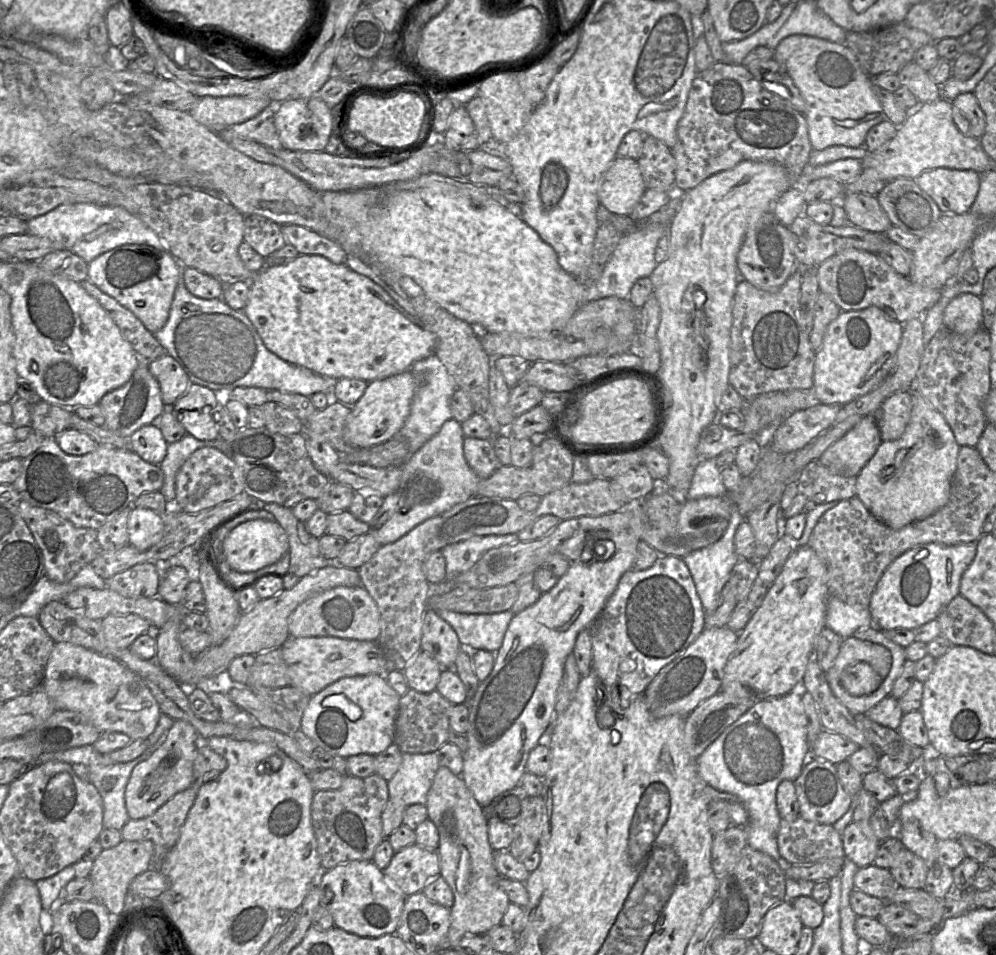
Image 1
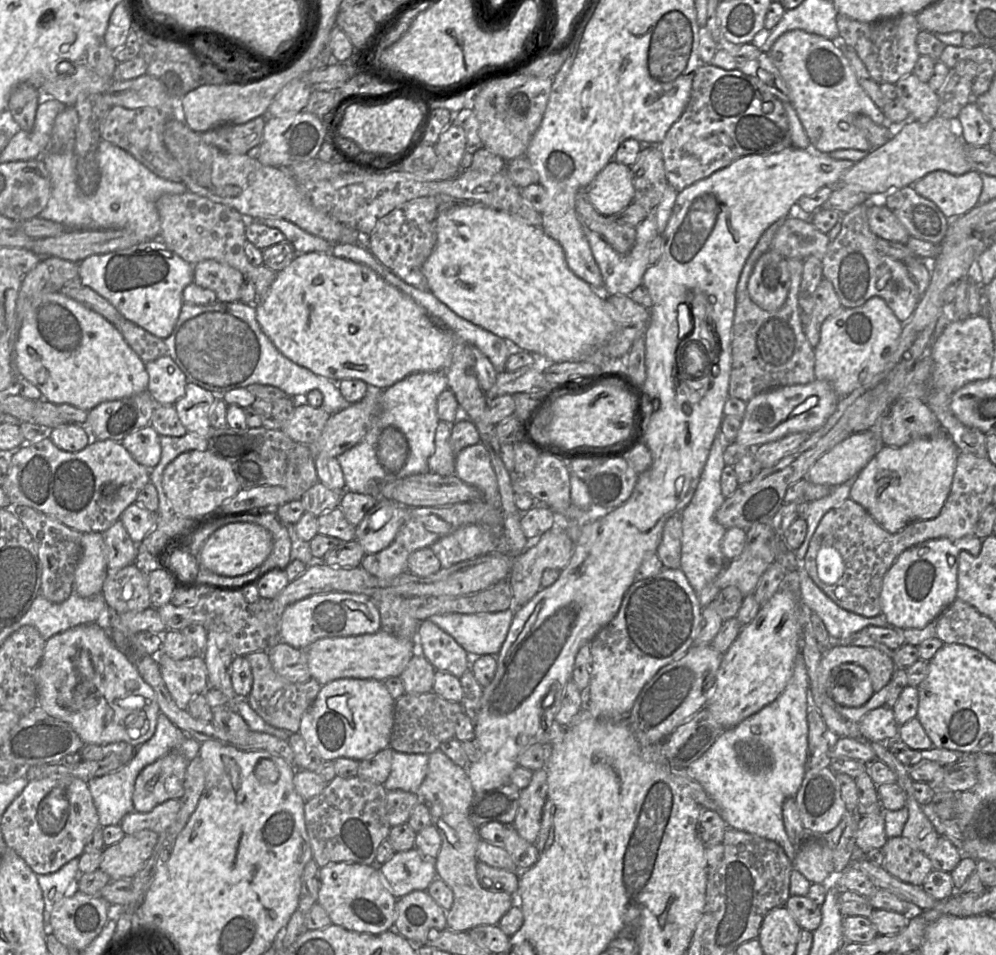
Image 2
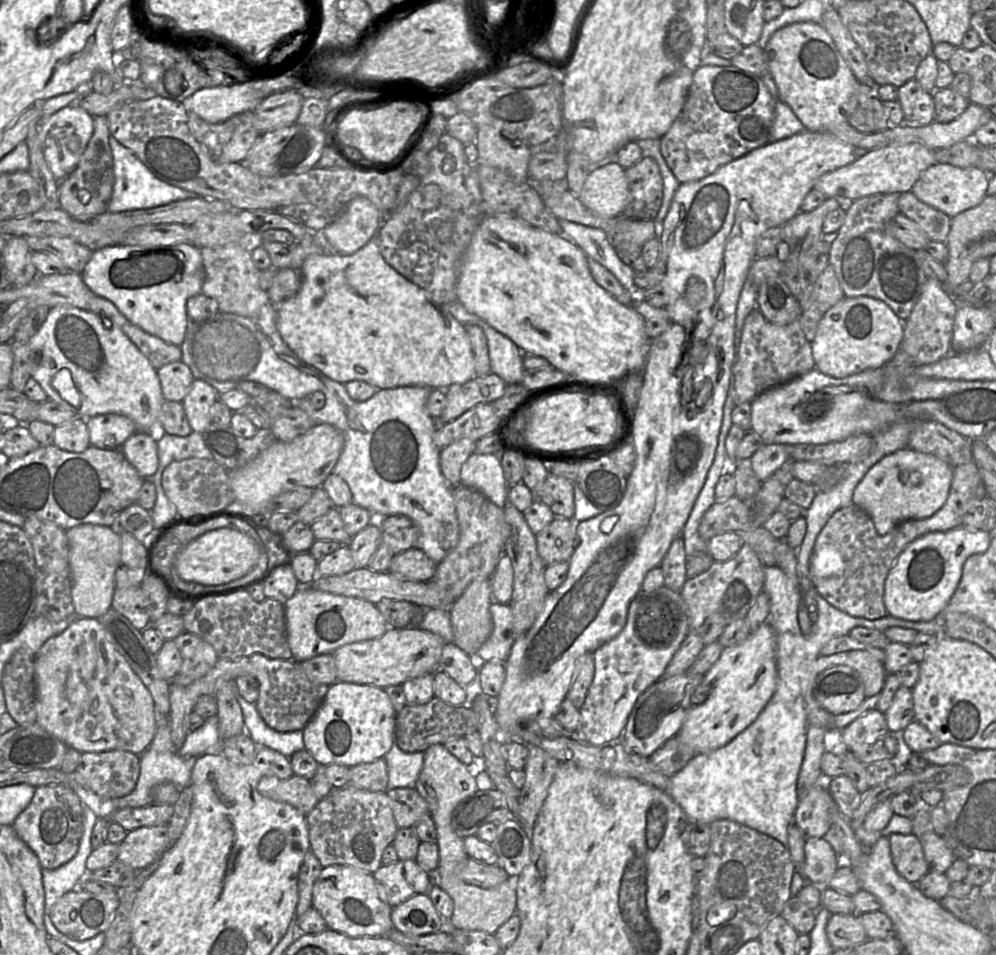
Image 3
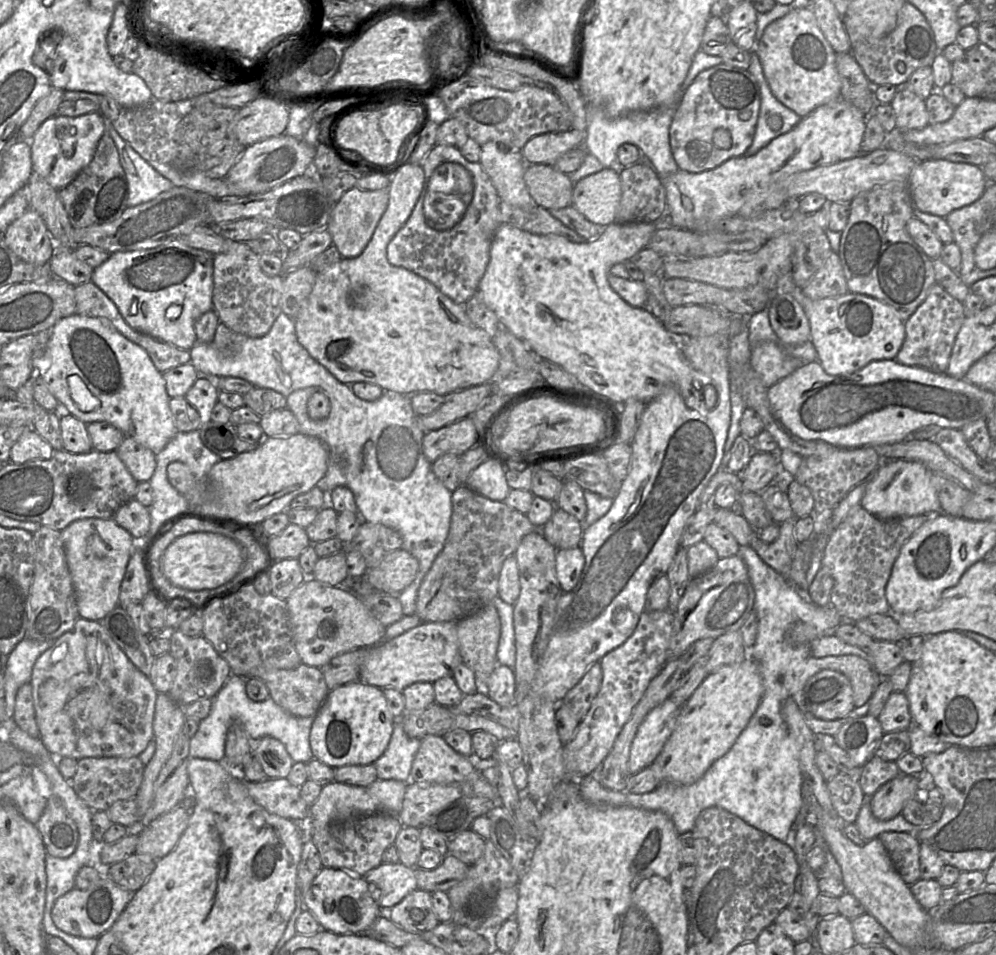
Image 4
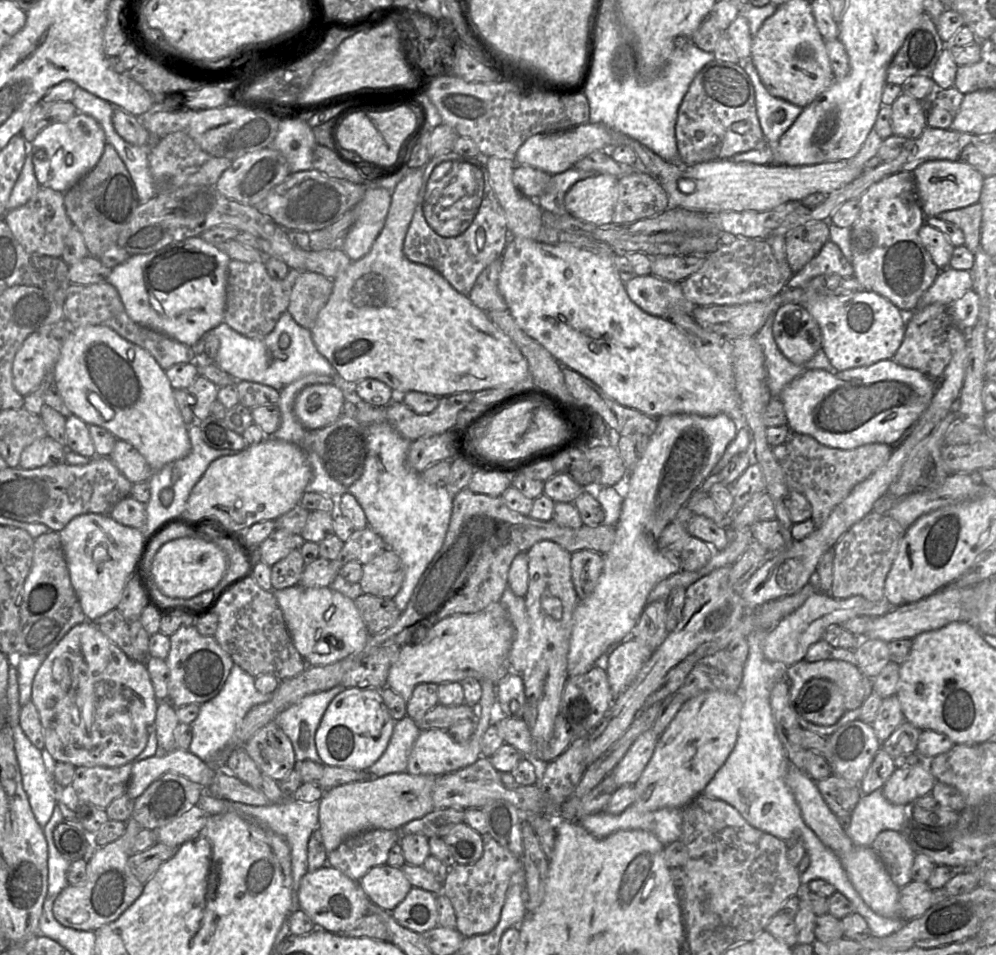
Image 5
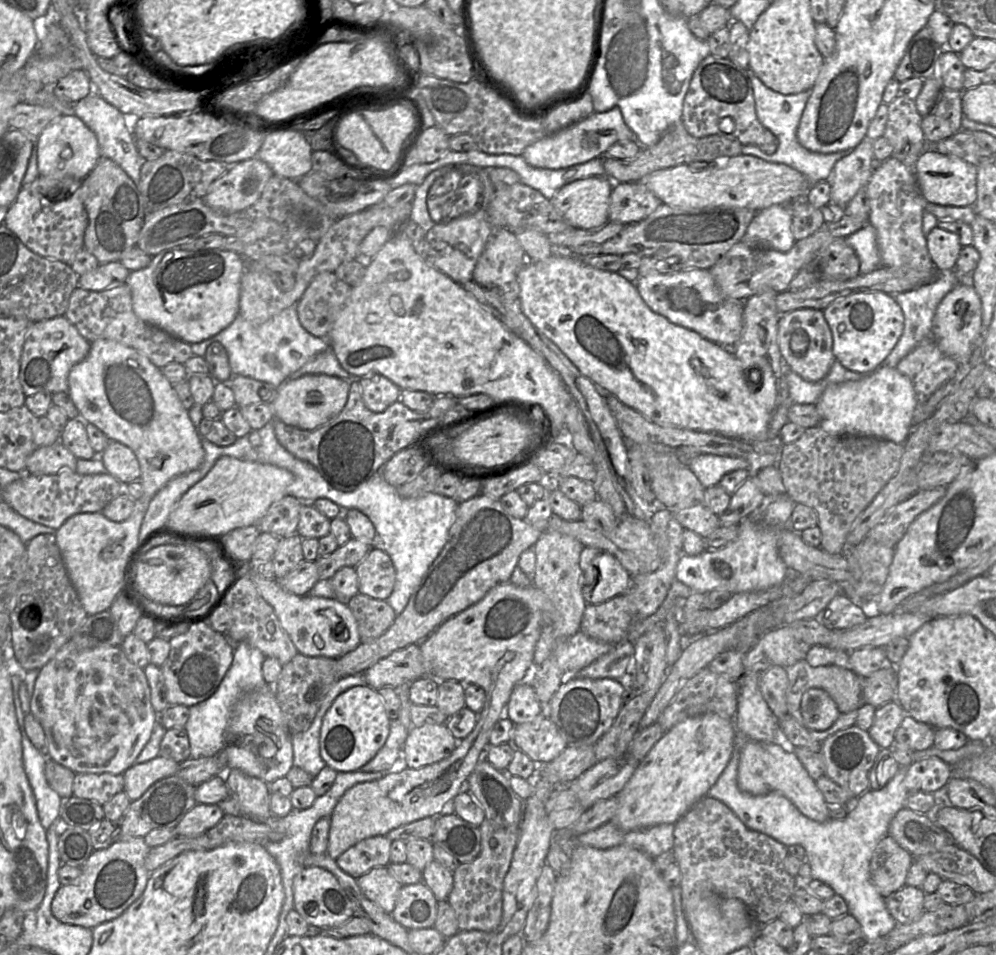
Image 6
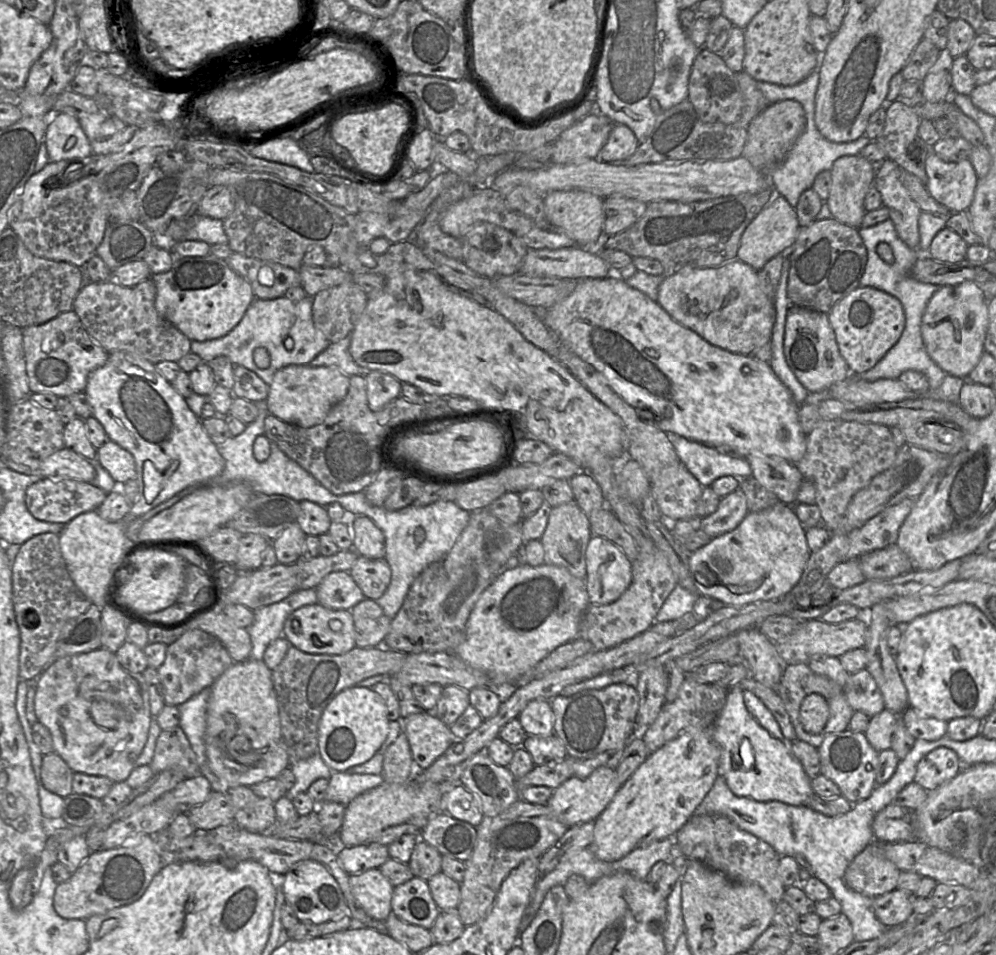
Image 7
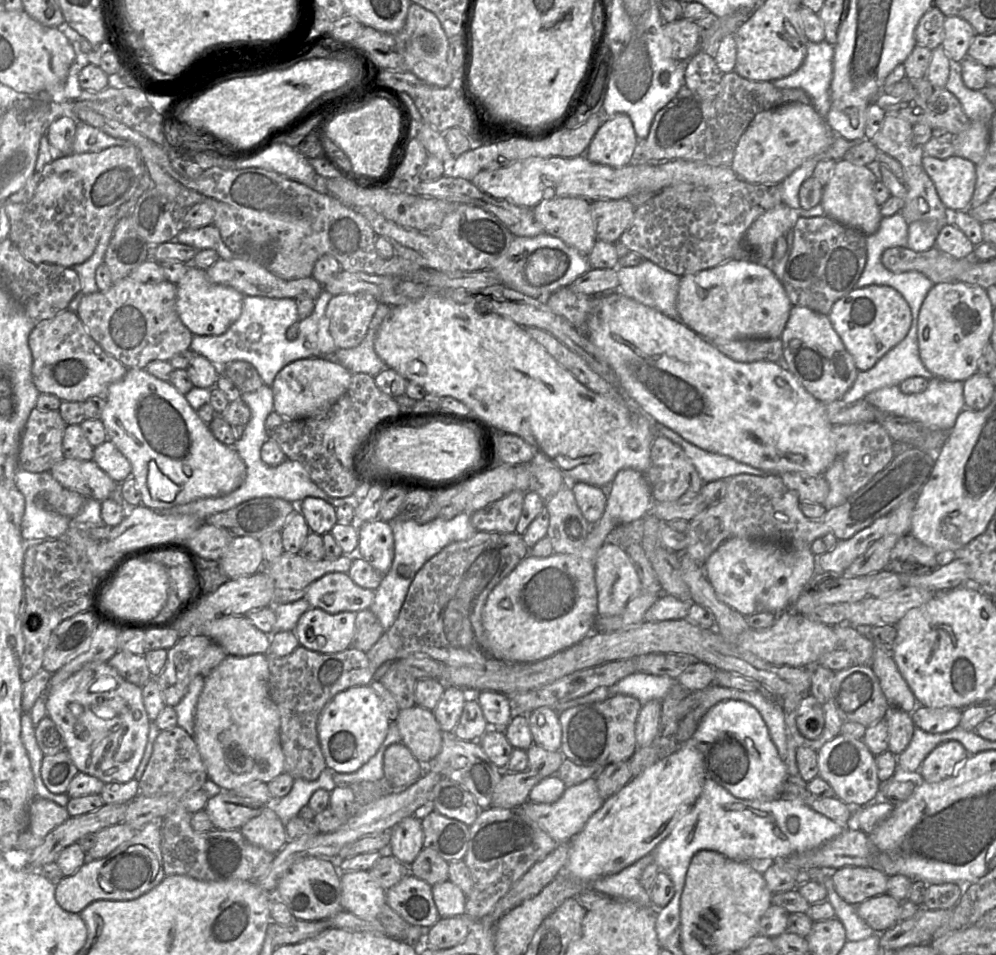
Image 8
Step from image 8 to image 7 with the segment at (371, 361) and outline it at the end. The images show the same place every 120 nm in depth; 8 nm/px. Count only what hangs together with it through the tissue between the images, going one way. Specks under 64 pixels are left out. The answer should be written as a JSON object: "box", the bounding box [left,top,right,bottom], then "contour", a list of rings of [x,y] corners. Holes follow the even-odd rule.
{"box":[309,335,370,376],"contour":[[[350,335],[337,341],[330,342],[329,346],[319,353],[309,364],[311,366],[334,366],[348,376],[366,376],[370,370],[358,365],[352,358],[350,347]]]}

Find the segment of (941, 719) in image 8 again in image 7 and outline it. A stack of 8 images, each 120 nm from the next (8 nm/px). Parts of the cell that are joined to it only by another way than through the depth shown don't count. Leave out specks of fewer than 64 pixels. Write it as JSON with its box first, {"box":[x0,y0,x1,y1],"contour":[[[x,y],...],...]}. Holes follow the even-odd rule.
{"box":[901,707,947,741],"contour":[[[912,707],[901,715],[901,721],[915,739],[934,741],[946,735],[947,721],[924,716]]]}

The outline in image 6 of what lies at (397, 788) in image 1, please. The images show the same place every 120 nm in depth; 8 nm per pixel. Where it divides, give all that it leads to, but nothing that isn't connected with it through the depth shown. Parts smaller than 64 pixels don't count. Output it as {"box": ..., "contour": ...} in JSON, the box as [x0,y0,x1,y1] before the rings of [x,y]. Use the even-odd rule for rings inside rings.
{"box":[360,720,408,772],"contour":[[[399,720],[390,722],[390,732],[386,742],[368,763],[362,766],[360,772],[399,772],[406,768],[401,763],[403,747],[408,736],[408,730]]]}

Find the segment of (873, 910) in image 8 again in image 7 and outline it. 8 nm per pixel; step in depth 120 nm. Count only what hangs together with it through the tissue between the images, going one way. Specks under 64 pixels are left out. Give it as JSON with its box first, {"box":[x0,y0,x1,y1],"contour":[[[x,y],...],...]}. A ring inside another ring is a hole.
{"box":[873,888,914,928],"contour":[[[898,888],[877,896],[873,902],[874,914],[887,928],[903,924],[914,916],[913,897],[914,893]]]}

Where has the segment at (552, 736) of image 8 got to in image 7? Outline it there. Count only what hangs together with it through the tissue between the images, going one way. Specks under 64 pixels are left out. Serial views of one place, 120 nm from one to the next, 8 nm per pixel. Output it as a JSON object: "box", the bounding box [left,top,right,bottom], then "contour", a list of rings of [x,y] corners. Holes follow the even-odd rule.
{"box":[517,700,554,736],"contour":[[[548,700],[530,701],[517,718],[527,735],[549,736],[554,733],[554,714]]]}

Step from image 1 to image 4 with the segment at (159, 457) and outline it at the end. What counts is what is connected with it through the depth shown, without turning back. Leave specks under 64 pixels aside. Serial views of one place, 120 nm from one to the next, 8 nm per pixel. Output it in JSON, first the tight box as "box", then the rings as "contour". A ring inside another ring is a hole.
{"box":[116,437,156,483],"contour":[[[125,437],[116,452],[138,483],[151,479],[156,469],[156,455],[152,450]]]}

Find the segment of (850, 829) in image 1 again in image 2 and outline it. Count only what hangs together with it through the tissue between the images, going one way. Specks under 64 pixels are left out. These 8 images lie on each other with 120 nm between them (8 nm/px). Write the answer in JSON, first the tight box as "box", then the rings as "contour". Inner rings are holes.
{"box":[856,811,887,853],"contour":[[[883,811],[861,816],[856,830],[856,845],[864,853],[882,848],[887,841]]]}

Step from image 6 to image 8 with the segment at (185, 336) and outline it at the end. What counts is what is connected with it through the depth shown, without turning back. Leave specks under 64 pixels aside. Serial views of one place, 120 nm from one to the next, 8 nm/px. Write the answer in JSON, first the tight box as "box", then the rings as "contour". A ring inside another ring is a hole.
{"box":[176,264,244,335],"contour":[[[188,264],[188,269],[176,284],[176,309],[183,324],[194,335],[221,335],[241,315],[244,295],[230,286],[212,283],[206,270]]]}

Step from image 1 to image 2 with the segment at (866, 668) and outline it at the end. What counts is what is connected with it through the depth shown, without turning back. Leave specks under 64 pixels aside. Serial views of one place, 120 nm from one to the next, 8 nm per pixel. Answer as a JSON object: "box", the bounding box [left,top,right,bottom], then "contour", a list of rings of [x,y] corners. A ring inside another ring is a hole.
{"box":[827,663,874,707],"contour":[[[842,663],[833,668],[827,688],[834,702],[847,707],[862,706],[874,694],[868,672],[855,663]]]}

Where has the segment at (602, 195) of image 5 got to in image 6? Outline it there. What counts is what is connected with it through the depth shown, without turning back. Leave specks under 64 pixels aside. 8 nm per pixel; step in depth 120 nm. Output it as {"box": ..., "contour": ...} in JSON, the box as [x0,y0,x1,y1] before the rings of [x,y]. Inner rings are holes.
{"box":[550,176,614,228],"contour":[[[607,176],[579,179],[559,189],[550,201],[570,227],[600,228],[610,221],[613,186],[614,182]]]}

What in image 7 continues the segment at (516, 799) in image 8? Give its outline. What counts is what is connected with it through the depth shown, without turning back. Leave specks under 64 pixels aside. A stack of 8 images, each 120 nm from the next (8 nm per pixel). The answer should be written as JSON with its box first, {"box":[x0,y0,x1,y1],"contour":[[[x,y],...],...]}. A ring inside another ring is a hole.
{"box":[516,756,573,790],"contour":[[[567,756],[561,761],[550,761],[534,767],[523,777],[516,780],[517,790],[529,786],[546,786],[554,790],[573,776],[572,758]]]}

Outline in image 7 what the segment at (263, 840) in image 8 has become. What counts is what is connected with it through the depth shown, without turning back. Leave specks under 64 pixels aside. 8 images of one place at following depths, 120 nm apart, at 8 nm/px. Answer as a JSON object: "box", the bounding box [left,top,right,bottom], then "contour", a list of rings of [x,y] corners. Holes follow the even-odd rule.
{"box":[227,786,276,834],"contour":[[[249,786],[227,788],[235,808],[234,822],[251,833],[262,834],[276,823],[274,803],[267,798],[257,796]]]}

